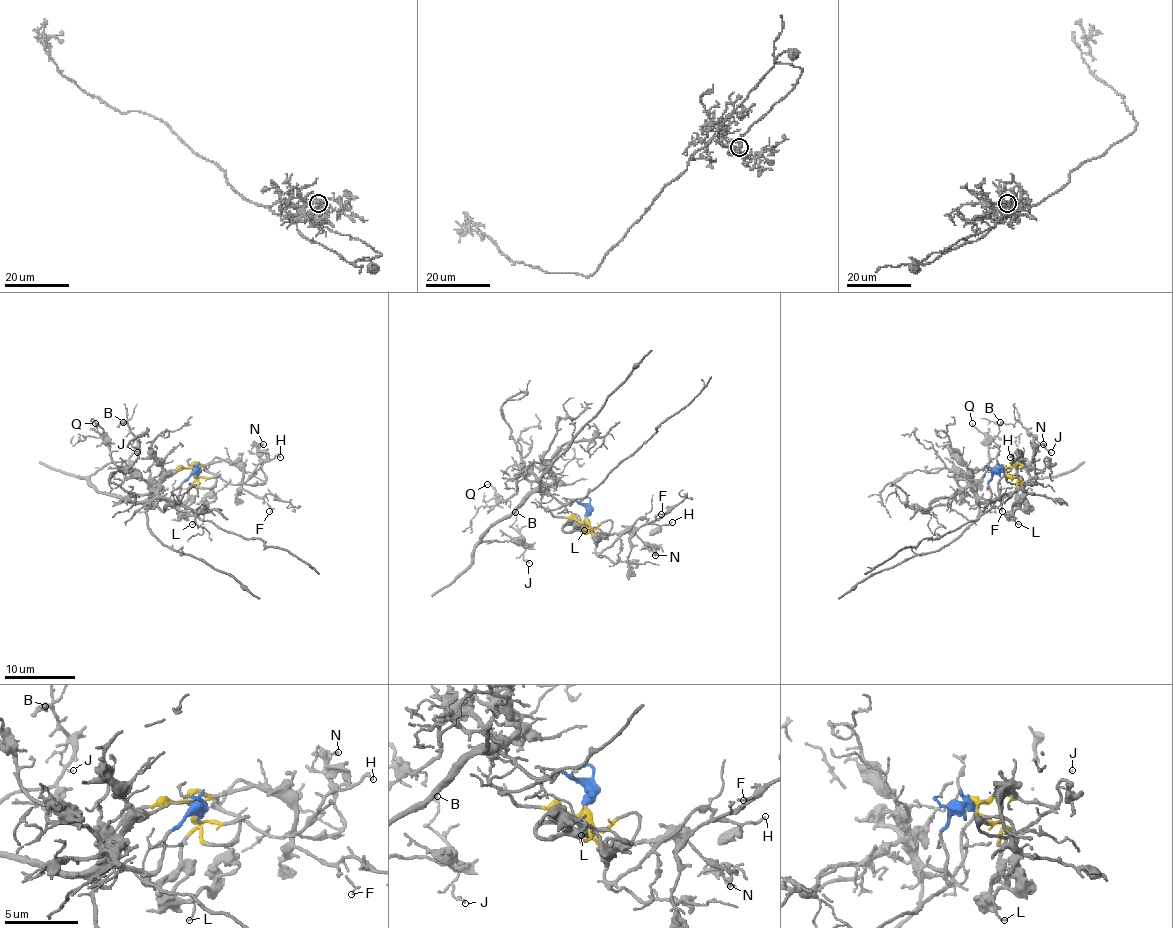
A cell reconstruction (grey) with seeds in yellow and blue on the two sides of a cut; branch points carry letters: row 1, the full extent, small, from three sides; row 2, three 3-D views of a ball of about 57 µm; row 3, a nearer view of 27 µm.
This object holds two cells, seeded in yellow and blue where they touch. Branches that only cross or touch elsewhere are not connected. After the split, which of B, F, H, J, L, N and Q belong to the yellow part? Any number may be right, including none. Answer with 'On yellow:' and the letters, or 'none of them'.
On yellow: F, H, L, N

